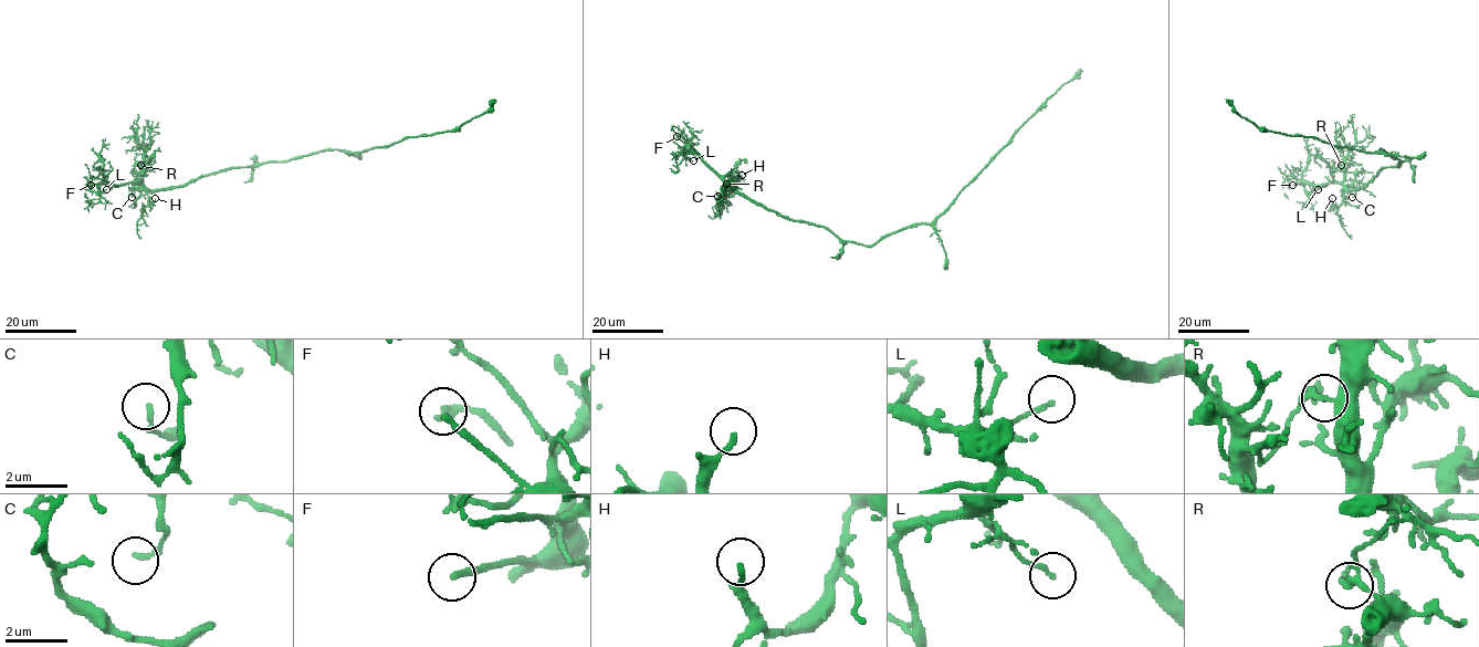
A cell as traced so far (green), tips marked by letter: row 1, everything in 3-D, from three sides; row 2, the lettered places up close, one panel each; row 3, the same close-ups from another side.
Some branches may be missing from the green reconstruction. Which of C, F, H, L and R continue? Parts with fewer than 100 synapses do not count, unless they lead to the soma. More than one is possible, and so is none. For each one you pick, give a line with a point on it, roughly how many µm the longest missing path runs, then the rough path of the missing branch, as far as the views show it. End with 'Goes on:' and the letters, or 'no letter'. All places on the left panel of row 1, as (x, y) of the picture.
F: Place: (91, 185). Missing length about 30 µm. Course of what is missing: (91, 185), (75, 186), (54, 179), (48, 191), (37, 202), (28, 202), (28, 207)
Goes on: F

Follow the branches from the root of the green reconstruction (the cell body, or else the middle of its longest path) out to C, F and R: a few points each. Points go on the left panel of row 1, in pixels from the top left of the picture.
C: (292, 158), (221, 170), (179, 186), (154, 189), (135, 187), (132, 197)
F: (292, 158), (221, 170), (163, 189), (145, 189), (138, 184), (91, 185)
R: (292, 158), (221, 170), (179, 186), (154, 189), (138, 181), (145, 168), (140, 165)

